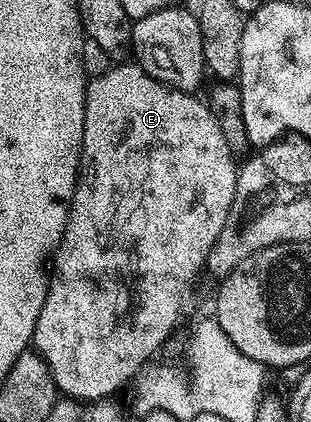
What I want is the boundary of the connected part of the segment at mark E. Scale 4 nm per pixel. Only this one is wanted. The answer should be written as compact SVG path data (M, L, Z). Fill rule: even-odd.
M116 64L102 76L91 79L84 92L84 131L80 164L82 177L76 183L76 194L72 197L72 209L68 212L68 226L54 255L54 273L50 278L50 289L42 312L38 312L38 324L34 324L32 346L41 354L56 381L56 389L61 395L77 400L108 400L131 383L136 375L153 361L152 353L167 340L180 318L184 297L196 282L200 270L205 269L210 248L218 240L234 200L234 188L238 173L234 151L228 146L218 120L212 114L207 101L196 99L195 93L175 90L165 82L151 78L138 64Z

